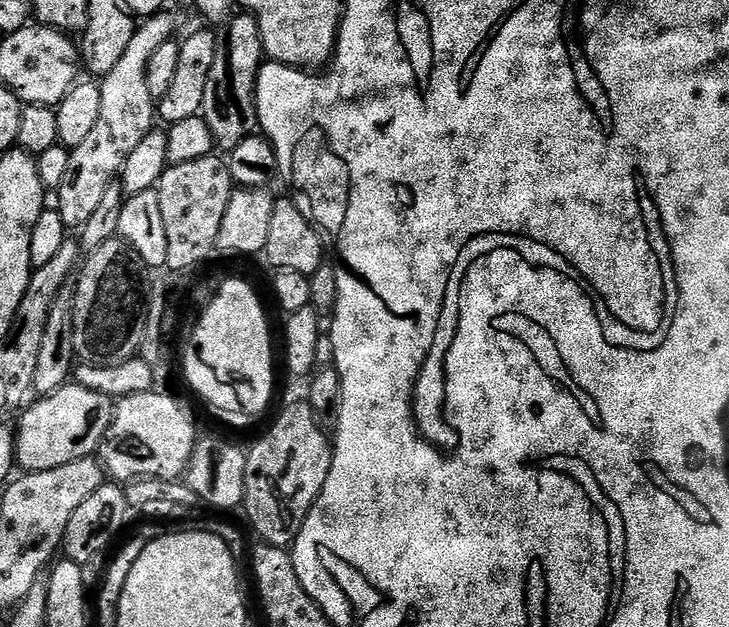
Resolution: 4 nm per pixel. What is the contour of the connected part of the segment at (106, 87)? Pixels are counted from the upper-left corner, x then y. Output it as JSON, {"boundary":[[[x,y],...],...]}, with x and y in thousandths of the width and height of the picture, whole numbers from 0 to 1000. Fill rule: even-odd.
{"boundary":[[[221,16],[213,26],[202,27],[188,43],[173,80],[167,80],[162,99],[156,99],[152,112],[136,129],[140,182],[134,182],[134,196],[129,207],[123,207],[118,226],[97,238],[91,284],[85,284],[85,297],[80,301],[80,337],[89,359],[114,359],[123,341],[129,341],[145,297],[156,290],[169,270],[173,252],[178,252],[178,244],[189,233],[189,226],[210,206],[209,190],[215,190],[217,172],[206,150],[206,137],[200,137],[200,112],[206,93],[211,93],[211,80],[217,80],[222,67],[237,62],[243,56],[240,51],[241,32],[230,16]]]}

